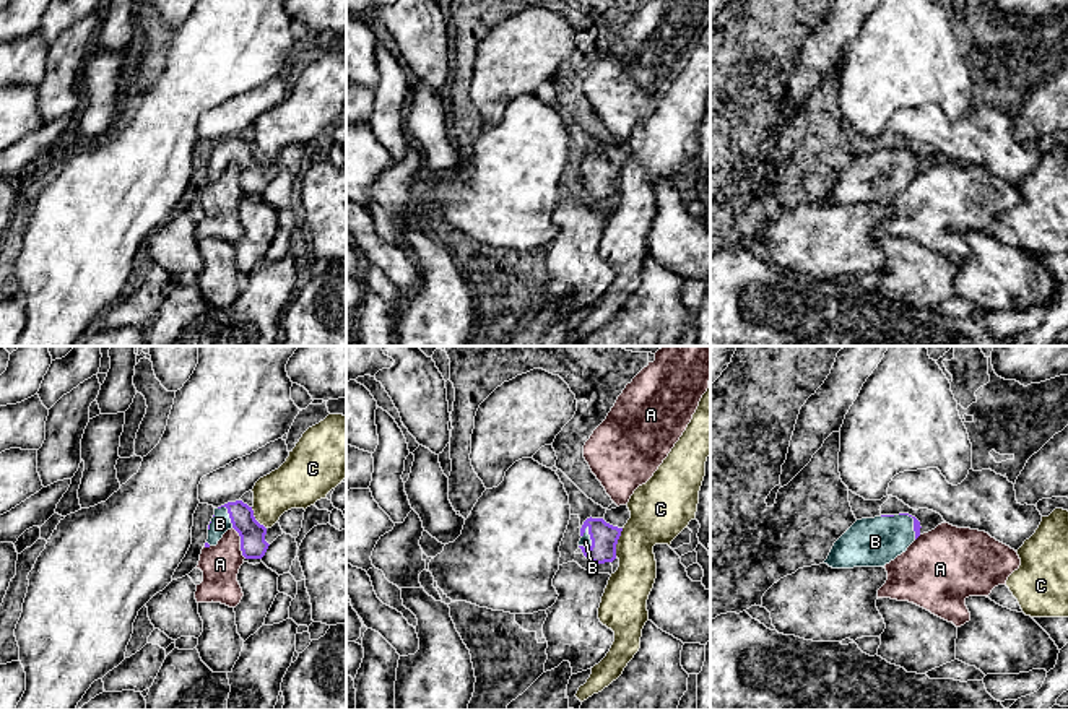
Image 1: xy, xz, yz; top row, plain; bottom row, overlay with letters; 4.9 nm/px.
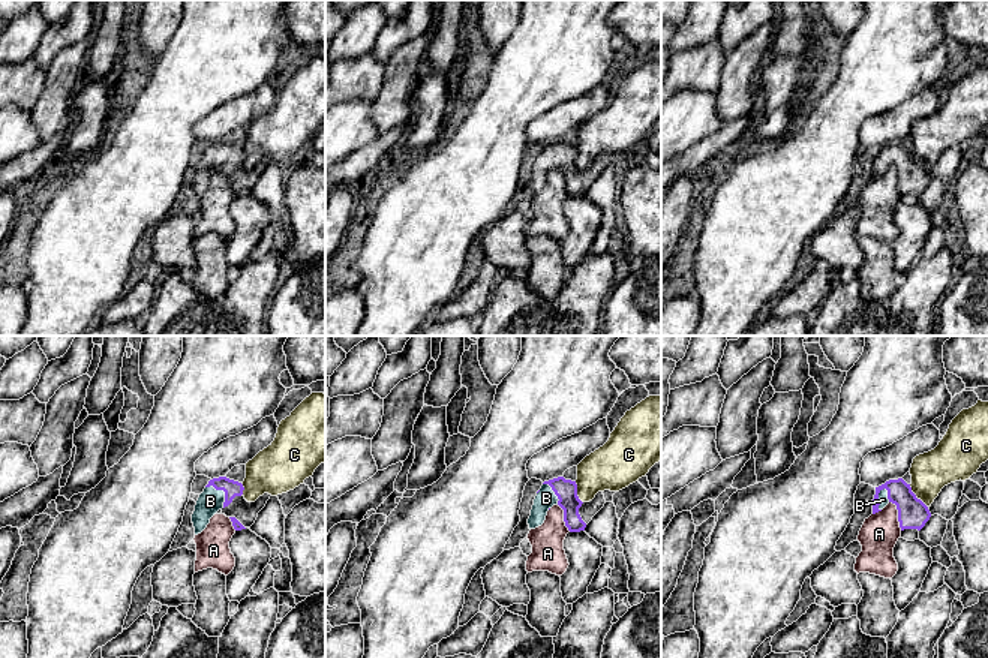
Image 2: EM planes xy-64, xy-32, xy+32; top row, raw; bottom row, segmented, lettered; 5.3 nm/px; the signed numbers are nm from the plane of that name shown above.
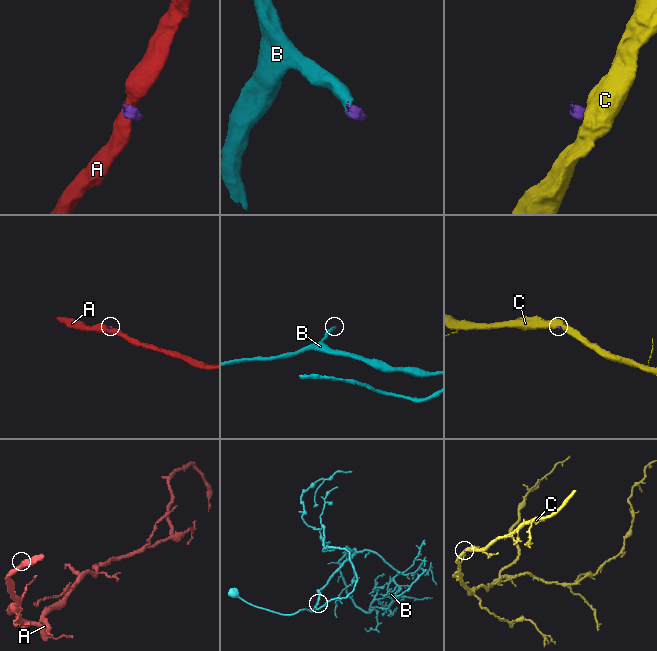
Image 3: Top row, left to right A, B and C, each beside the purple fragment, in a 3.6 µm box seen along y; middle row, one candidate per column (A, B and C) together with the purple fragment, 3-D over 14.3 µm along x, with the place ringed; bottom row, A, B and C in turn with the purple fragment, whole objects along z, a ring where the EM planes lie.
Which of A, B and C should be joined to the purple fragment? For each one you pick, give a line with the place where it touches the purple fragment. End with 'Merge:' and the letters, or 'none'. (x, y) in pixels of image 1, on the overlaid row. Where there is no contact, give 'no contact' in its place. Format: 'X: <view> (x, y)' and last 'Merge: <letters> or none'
B: xz (590, 538)
Merge: B

